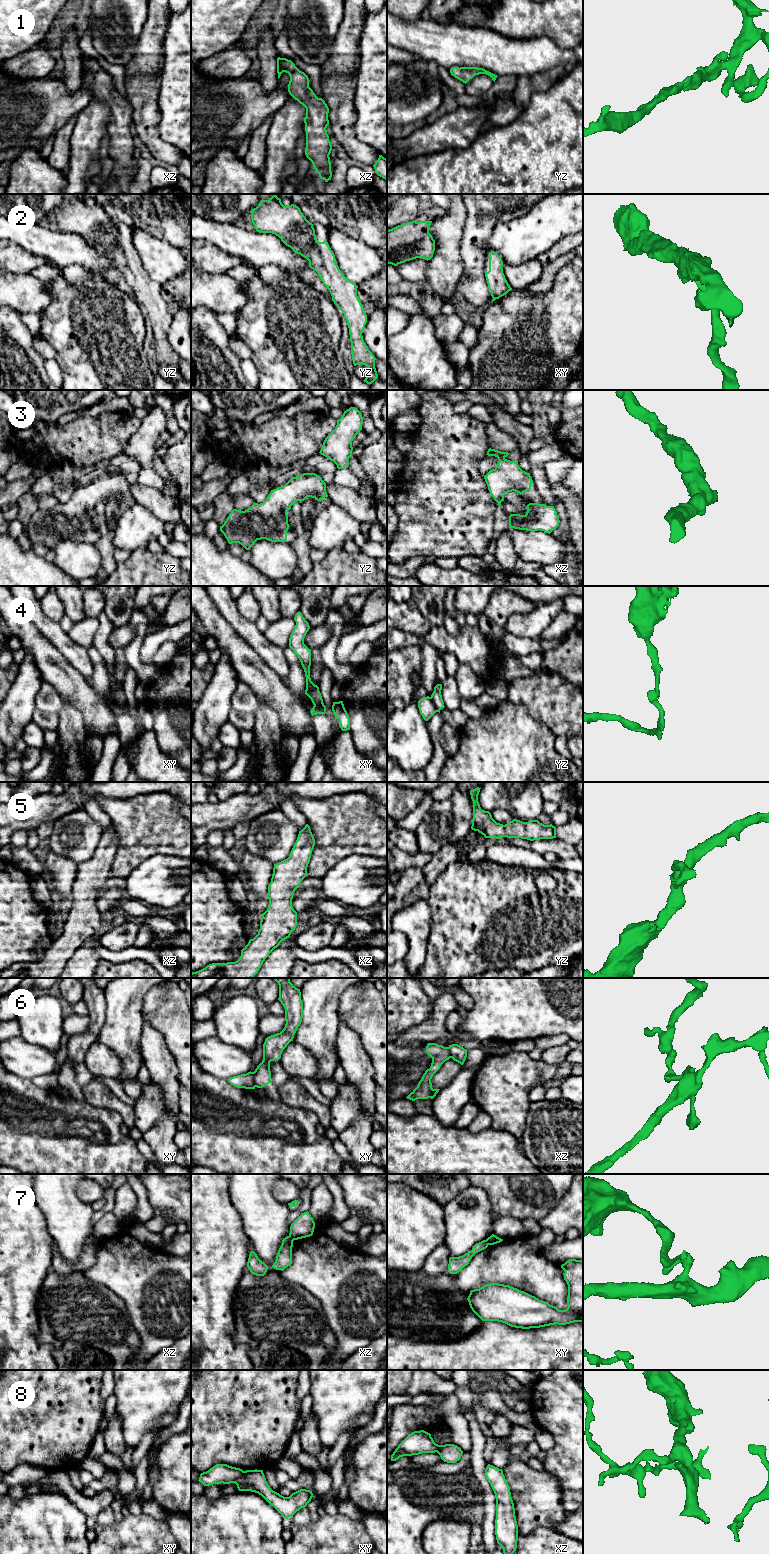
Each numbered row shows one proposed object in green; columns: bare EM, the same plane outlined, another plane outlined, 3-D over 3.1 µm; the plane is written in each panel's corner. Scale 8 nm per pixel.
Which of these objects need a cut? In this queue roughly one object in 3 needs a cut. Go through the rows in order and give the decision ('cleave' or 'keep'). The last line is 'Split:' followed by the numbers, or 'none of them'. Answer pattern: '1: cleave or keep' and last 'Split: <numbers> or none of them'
1: keep
2: keep
3: keep
4: cleave
5: keep
6: cleave
7: cleave
8: cleave
Split: 4, 6, 7, 8

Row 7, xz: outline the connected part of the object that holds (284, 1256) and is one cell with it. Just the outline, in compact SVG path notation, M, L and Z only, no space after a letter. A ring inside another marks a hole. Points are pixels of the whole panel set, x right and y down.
M290 1236L285 1237L278 1250L276 1260L272 1265L274 1269L283 1271L292 1264L292 1247L293 1239Z

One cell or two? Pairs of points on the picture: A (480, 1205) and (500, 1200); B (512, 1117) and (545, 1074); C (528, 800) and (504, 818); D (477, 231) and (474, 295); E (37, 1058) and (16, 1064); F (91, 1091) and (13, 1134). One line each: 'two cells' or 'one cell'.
A: two cells
B: one cell
C: two cells
D: one cell
E: one cell
F: two cells

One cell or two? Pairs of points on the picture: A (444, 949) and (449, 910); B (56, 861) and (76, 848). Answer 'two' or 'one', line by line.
A: one
B: two

